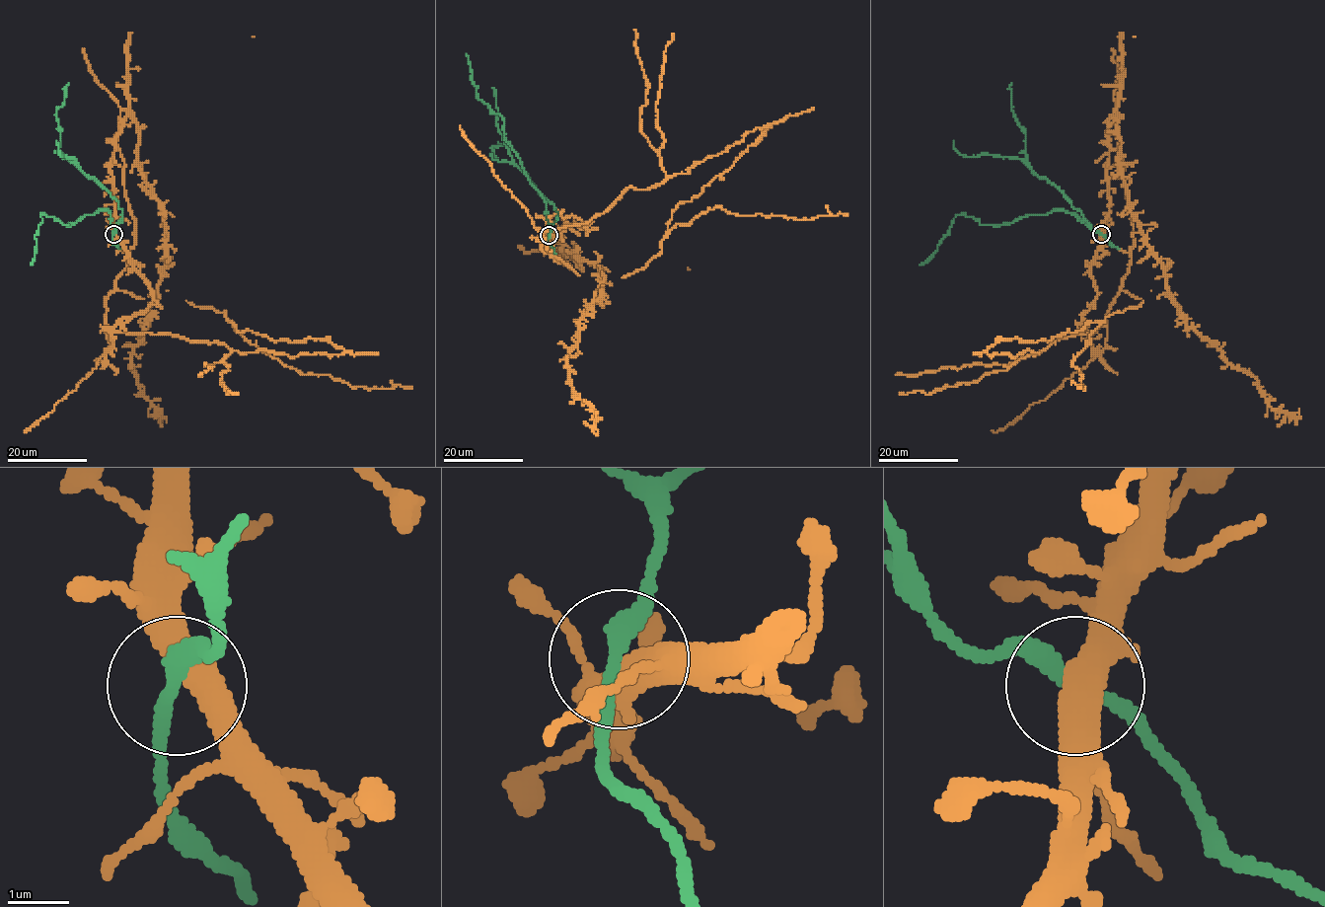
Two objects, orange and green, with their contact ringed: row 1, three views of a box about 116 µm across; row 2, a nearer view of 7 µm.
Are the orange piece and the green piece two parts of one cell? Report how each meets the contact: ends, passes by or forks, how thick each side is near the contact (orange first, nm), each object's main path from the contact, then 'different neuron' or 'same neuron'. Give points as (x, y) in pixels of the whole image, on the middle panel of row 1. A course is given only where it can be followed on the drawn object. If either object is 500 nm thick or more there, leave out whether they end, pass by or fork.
orange passes by; green passes by; 480 nm thick on the orange side, 280 nm on the other; orange runs (550, 235), (588, 230), (551, 216), (541, 241), (775, 121), (681, 202), (666, 234), (715, 207), (847, 216); green runs (550, 235), (552, 225), (546, 219), (543, 196), (505, 139), (502, 116), (479, 99), (466, 54); same neuron

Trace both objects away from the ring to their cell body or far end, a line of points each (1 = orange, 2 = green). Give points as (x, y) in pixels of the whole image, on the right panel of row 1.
1: (1101, 233), (1081, 314), (1101, 353), (1105, 326), (1040, 353), (987, 349), (1100, 322), (1072, 361), (1081, 387)
2: (1101, 234), (1062, 210), (1023, 216), (997, 226), (983, 225), (960, 214), (953, 219), (937, 250), (920, 264)

